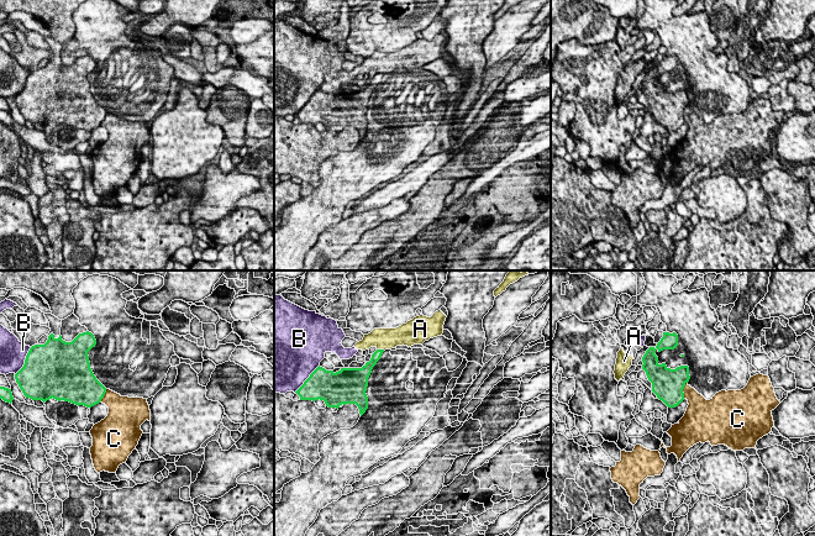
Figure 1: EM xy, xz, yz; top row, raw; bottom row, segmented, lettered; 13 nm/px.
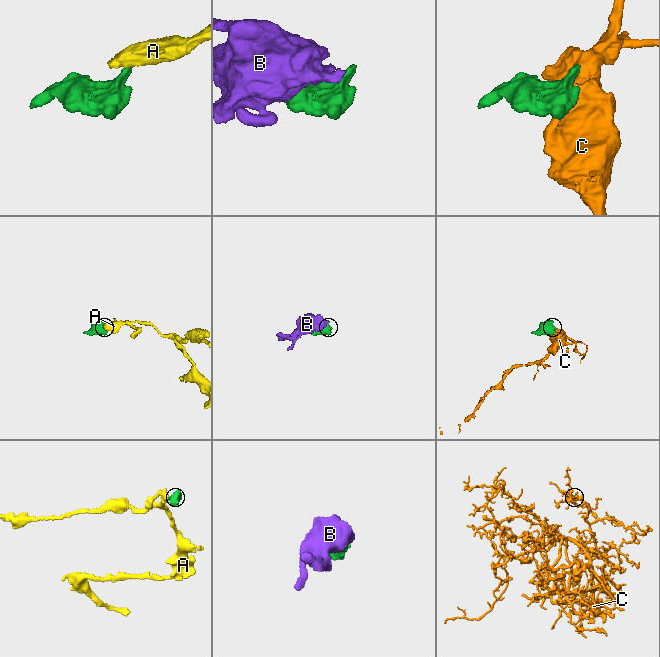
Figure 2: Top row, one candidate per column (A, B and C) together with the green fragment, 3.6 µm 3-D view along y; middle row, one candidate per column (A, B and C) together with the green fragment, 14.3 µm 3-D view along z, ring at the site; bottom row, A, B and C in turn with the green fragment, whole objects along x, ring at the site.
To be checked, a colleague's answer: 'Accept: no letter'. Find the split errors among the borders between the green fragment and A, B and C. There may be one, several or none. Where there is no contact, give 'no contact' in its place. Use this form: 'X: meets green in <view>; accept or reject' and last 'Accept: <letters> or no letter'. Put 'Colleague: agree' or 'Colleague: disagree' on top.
Colleague: agree
A: meets green in xz; reject
B: meets green in xy; reject
C: meets green in yz; reject
Accept: no letter

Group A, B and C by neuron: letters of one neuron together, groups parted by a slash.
A B / C

